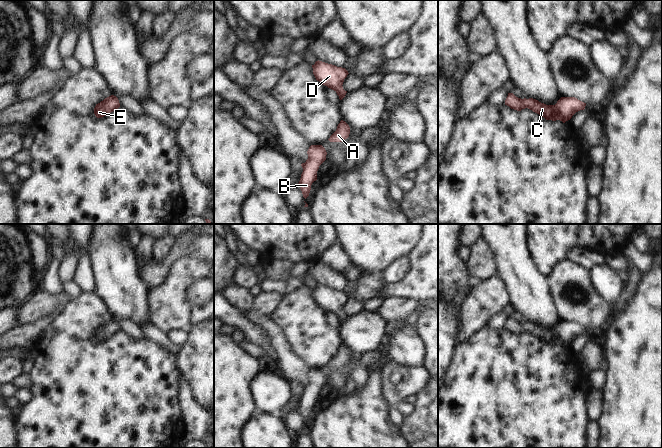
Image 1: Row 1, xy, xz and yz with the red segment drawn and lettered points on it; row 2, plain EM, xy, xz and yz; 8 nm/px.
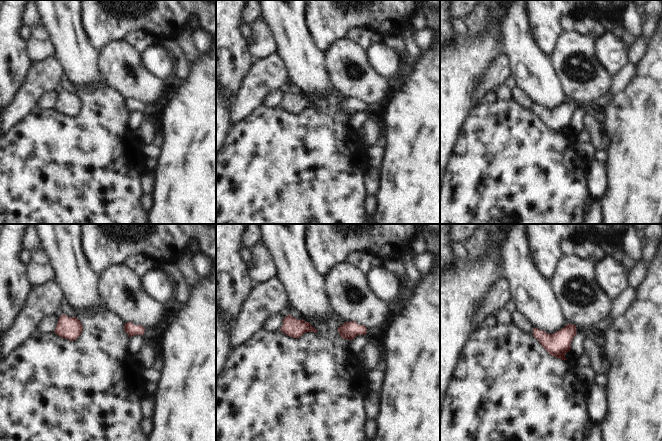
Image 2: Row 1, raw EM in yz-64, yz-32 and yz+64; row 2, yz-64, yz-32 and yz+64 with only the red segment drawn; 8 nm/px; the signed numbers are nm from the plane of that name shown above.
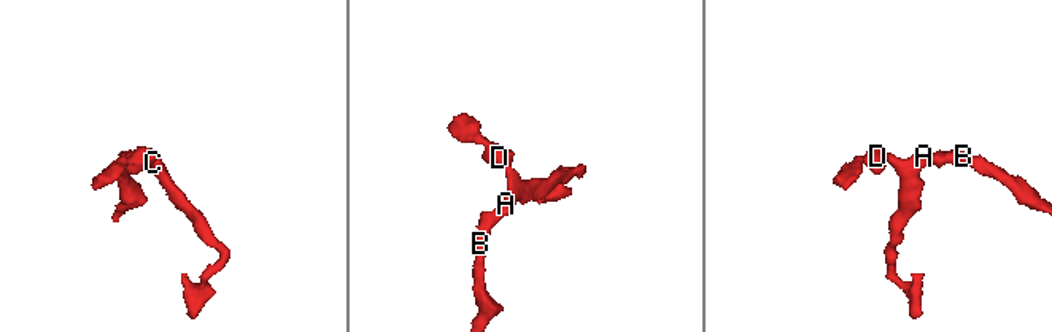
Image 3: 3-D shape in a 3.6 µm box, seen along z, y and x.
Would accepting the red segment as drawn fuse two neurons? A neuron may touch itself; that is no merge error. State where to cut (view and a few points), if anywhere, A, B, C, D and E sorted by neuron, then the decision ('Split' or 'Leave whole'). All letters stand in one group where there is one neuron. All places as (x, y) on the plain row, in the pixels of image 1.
No split. Groups: A B C D E. Leave whole

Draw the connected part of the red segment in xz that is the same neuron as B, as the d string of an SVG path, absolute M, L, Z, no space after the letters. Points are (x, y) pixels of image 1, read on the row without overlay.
M311 369L307 378L308 383L301 388L303 396L298 407L305 423L309 420L312 407L317 404L317 395L326 384L327 376L322 369Z

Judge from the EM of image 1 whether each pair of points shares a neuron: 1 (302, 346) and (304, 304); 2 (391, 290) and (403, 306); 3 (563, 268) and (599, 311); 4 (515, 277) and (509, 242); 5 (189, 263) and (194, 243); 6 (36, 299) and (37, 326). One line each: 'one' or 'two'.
1: one
2: two
3: one
4: one
5: two
6: two

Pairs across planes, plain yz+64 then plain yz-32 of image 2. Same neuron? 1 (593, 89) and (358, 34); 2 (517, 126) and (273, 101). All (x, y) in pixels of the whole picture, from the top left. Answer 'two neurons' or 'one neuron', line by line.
1: two neurons
2: two neurons

